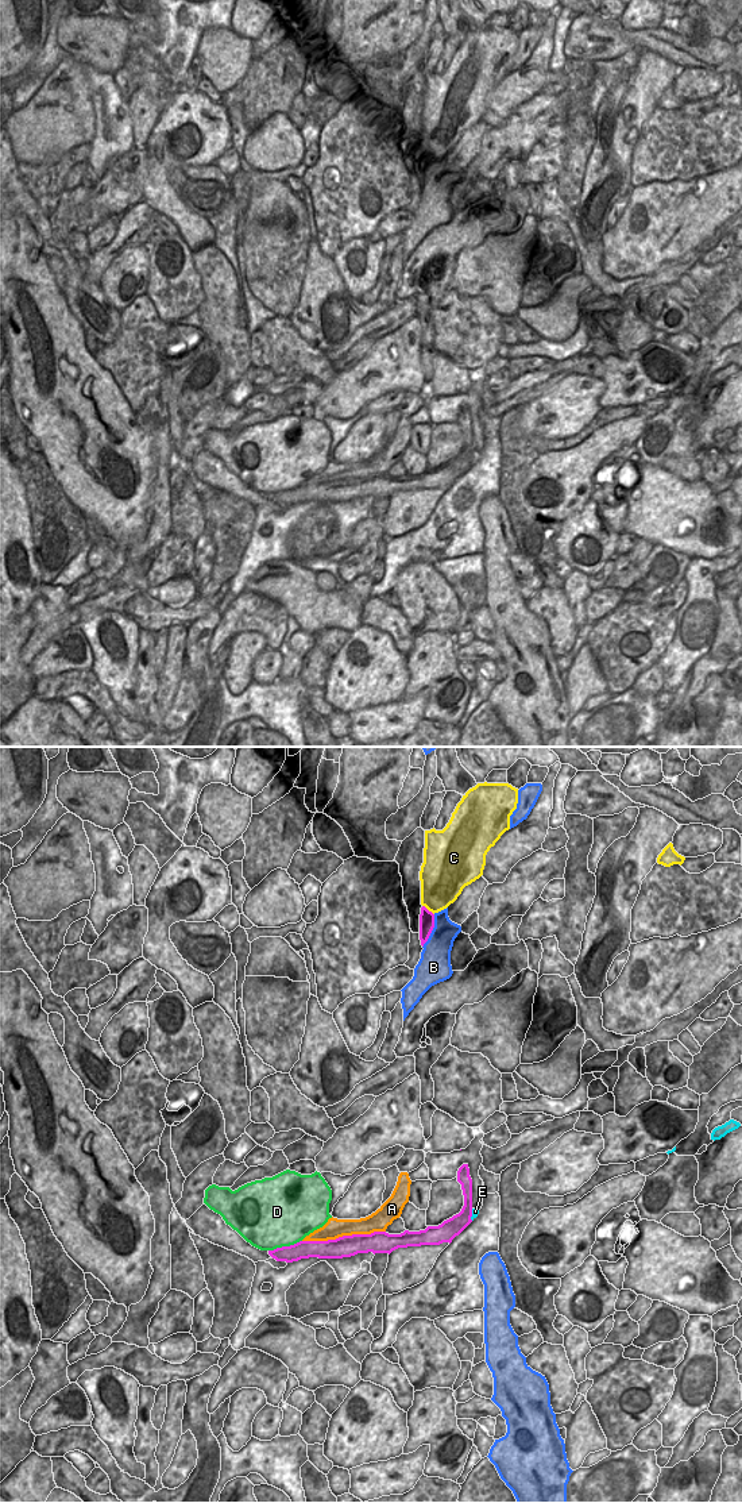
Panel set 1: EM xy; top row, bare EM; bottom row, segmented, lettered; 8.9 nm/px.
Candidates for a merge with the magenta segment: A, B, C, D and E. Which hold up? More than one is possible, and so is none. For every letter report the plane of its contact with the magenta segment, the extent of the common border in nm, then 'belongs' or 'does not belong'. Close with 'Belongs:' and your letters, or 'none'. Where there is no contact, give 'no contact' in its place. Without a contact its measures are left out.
A: xy | 750 nm | does not belong
B: xy | 320 nm | does not belong
C: xy | 140 nm | does not belong
D: xy | 320 nm | does not belong
E: xy | 110 nm | does not belong
Belongs: none

